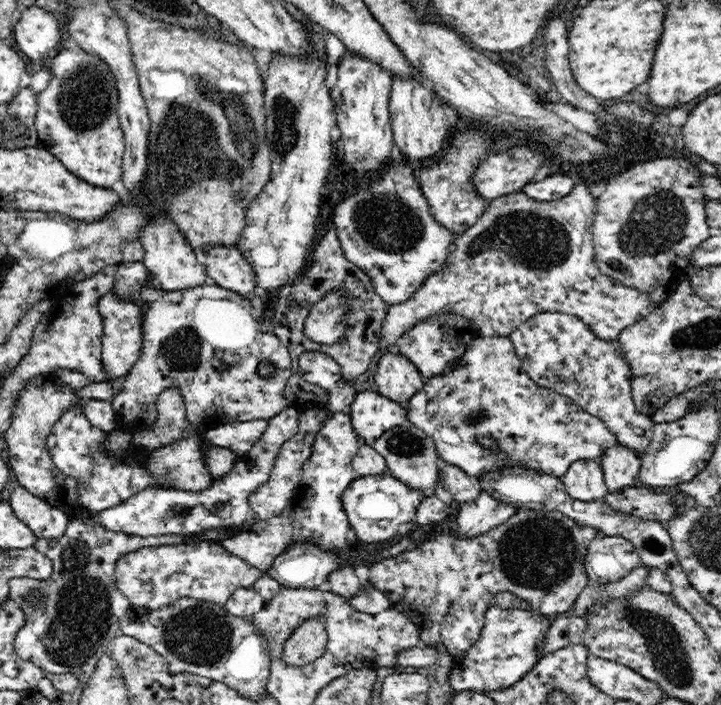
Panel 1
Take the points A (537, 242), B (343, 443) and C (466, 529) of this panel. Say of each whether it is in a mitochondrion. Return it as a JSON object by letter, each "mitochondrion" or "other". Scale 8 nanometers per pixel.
{"A":"mitochondrion","B":"other","C":"other"}

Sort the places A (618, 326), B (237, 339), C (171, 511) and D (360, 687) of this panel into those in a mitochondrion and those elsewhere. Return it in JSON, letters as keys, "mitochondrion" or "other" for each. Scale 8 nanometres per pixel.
{"A":"other","B":"other","C":"mitochondrion","D":"other"}

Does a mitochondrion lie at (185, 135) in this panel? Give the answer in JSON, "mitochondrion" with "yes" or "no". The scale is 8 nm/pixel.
{"mitochondrion":"yes"}

